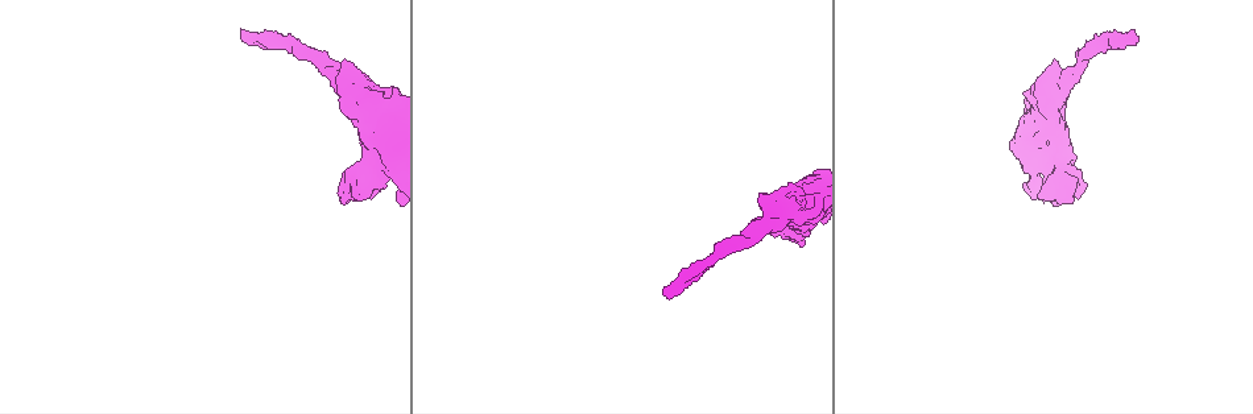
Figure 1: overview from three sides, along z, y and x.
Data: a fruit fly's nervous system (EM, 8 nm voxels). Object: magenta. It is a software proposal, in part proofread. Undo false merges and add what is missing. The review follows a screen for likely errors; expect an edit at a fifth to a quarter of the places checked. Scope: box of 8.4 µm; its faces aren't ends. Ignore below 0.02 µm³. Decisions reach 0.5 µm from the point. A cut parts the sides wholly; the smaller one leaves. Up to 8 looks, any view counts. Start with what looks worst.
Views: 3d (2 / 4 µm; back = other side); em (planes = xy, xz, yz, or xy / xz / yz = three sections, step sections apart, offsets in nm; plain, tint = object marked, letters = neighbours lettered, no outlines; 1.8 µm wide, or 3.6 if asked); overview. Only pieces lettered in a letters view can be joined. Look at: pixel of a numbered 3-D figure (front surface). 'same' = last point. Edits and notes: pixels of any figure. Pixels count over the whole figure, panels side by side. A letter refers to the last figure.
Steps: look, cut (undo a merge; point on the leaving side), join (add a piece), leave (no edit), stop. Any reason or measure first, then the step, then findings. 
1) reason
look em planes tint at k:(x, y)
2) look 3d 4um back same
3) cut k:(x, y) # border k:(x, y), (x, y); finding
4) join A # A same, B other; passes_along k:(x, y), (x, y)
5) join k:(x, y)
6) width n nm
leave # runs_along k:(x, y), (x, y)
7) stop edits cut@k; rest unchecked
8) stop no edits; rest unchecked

branch stops here
look 3d 4um at 1:(662, 294)

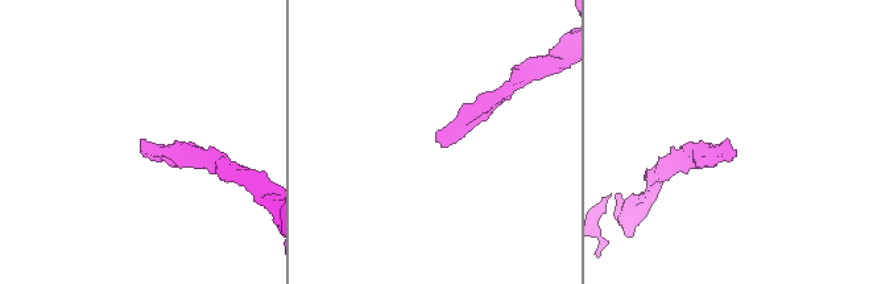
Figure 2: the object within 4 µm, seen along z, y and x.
look em xz step 8 letters at 2:(728, 140)

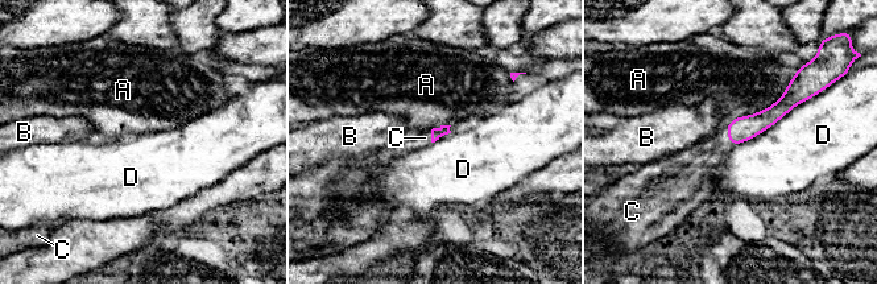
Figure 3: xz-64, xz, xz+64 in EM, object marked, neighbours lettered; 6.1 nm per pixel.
cut it another way
look em planes letters same

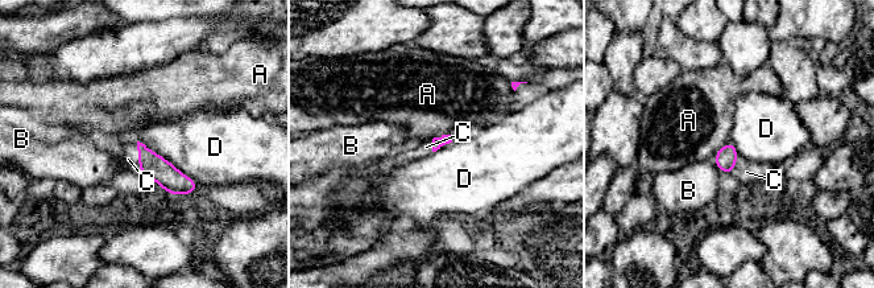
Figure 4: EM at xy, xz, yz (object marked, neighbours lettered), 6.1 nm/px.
join C # A other, B other, C same, D other; passes_along 4:(152, 165), (139, 157), (128, 159); the neuron continues

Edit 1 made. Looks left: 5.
abrupt turn
look em yz step 4 tint at 1:(805, 233)

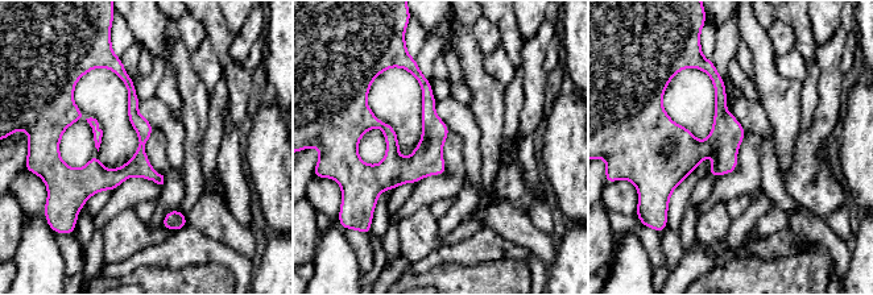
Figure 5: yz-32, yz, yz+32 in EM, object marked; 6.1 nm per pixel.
look em planes letters same

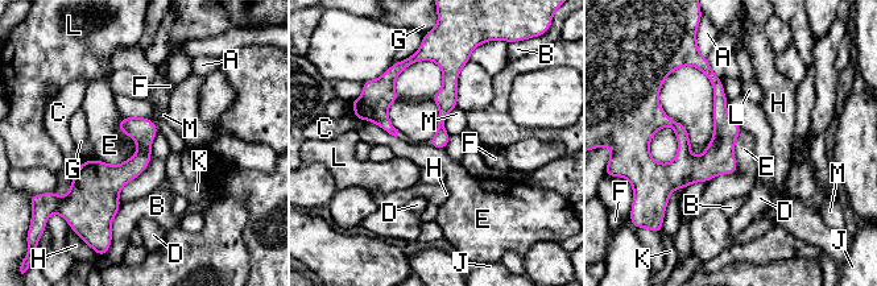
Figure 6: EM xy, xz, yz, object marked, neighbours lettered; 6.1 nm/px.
width 100 nm
leave # A other, B other, C other, D other, E other, F other, G other, H other, J other, K other, L other, M other; runs_along 6:(656, 127), (671, 123), (695, 164), (733, 169); all the same neuron

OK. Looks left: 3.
stop edits join@4; rest unchecked

